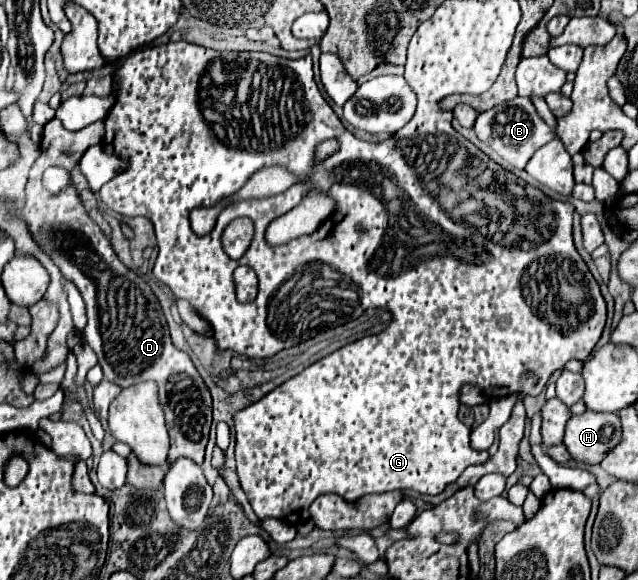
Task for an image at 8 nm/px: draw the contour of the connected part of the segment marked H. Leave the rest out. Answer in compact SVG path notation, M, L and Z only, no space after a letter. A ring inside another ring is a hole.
M590 412L572 416L566 424L564 444L574 460L586 464L600 464L602 458L622 440L622 426L618 414Z

